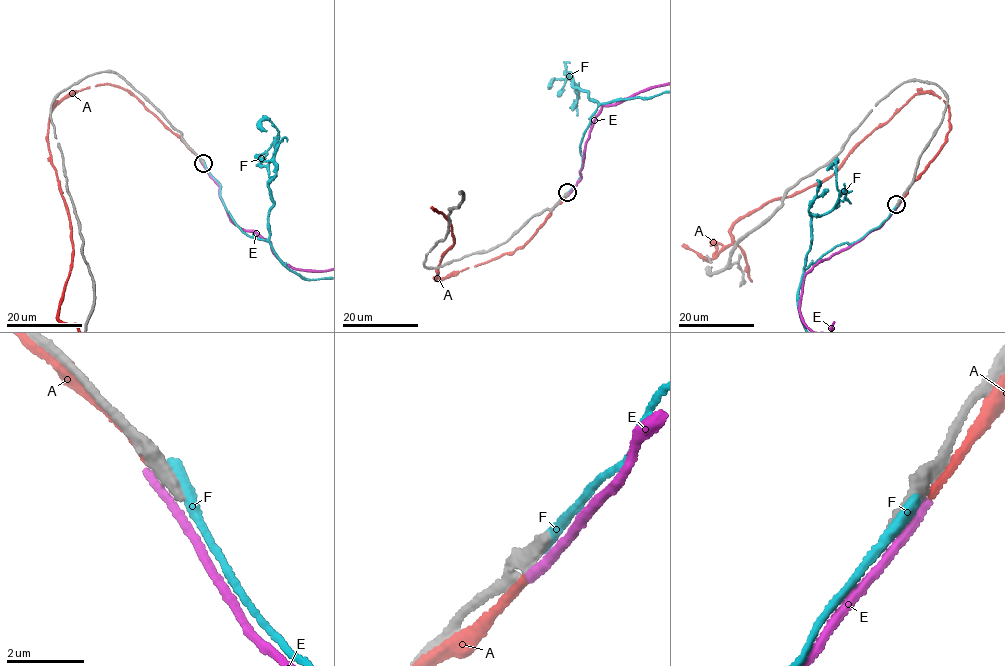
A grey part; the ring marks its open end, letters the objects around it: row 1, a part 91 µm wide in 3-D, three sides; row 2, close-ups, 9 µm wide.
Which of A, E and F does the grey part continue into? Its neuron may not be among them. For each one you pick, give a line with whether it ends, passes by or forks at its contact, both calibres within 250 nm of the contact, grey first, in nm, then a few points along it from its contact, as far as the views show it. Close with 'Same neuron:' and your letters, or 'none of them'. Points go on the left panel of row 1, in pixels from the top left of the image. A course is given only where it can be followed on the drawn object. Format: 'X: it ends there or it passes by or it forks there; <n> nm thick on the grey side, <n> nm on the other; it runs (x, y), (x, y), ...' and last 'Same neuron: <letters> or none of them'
Same neuron: none of them

